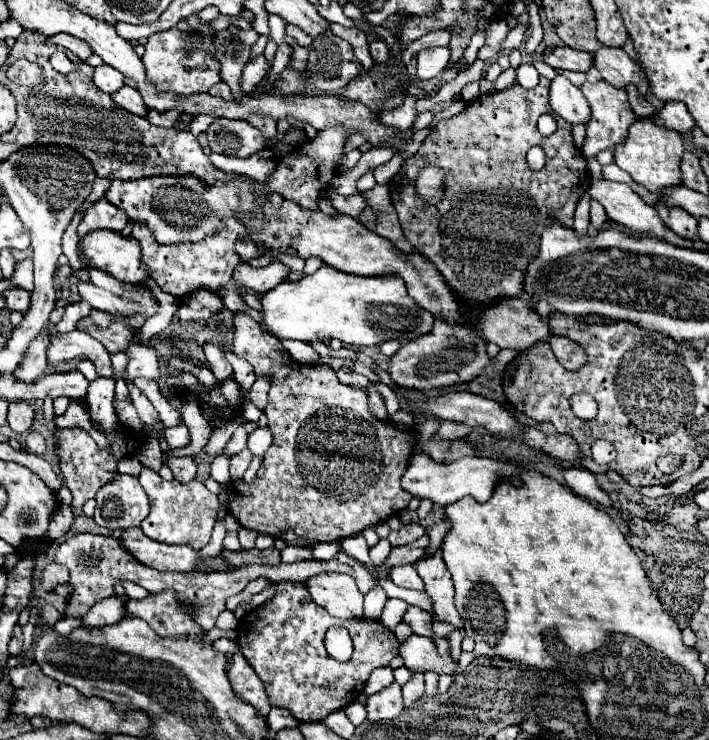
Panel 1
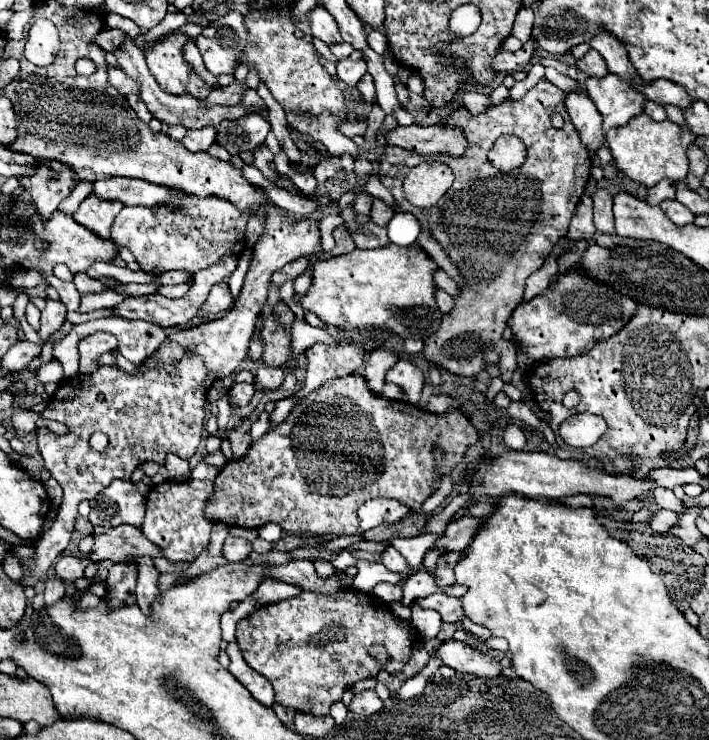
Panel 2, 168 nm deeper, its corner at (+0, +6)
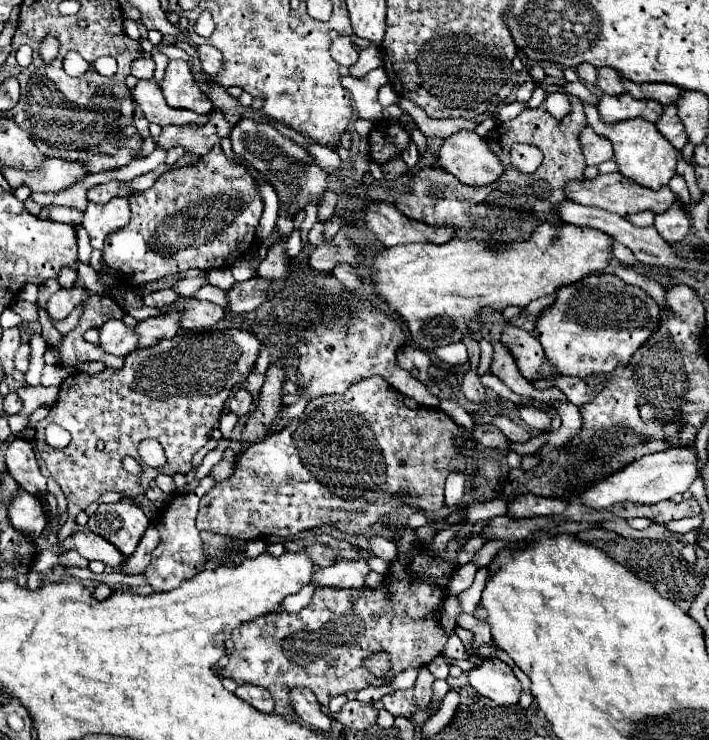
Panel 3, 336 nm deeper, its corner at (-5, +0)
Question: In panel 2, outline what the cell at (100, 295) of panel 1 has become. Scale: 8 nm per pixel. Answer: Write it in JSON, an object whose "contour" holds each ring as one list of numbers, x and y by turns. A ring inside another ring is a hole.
{"contour":[[226,255,213,265,213,269,199,271,199,279,195,279,195,283,191,285,191,291,185,297,181,297,181,299,169,299,169,297,163,297,159,293,155,293,155,295,141,295,141,297,127,297,115,311,117,311,119,317,125,317,125,319,145,319,145,321,151,321,151,323,161,325,161,327,185,325,185,323,189,323,197,315,197,311,201,309,203,301,207,299,207,293,211,291,211,287,215,283,223,281,227,275,231,275,231,271,237,267,237,261,237,256]]}

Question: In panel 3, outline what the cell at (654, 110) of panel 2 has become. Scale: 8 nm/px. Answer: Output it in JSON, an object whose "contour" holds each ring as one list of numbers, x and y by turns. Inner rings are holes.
{"contour":[[664,105,662,107,662,115,660,115,660,119,656,121,656,127,660,129,660,133,668,139,668,141,672,141,672,145,676,147,676,149,682,149,684,147,684,143,686,143,686,131,684,131,684,125,682,125,682,121,678,119,678,115,676,115,676,107,674,105]]}

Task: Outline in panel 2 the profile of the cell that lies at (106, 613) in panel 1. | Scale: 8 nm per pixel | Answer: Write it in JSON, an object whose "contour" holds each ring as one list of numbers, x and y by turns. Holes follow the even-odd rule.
{"contour":[[133,561,115,563,109,569,107,577,107,595,111,597,113,607,123,607,135,603,135,583,137,583,137,565]]}

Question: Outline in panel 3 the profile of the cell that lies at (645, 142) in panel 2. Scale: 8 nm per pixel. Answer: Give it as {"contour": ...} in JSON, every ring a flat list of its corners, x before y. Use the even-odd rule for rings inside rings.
{"contour":[[584,103,584,111,586,111,586,117,588,117,588,125,592,125,598,135,604,135,606,139,612,141,618,171,626,179,632,179,638,185,644,185,644,187,654,189,654,191,668,185,668,181,676,173,678,151,672,147,672,143,664,135,660,135,660,131,656,129,654,123,650,123,642,117,636,117,632,121,620,121,620,123,614,123,614,125,604,125,598,119,598,111,596,111,594,105]]}

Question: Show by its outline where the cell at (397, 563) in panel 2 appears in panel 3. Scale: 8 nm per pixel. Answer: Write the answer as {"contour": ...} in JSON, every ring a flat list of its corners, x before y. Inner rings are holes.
{"contour":[[372,537,372,541,370,541,370,551,372,551,376,557,384,559,388,565,392,565,392,563,396,561,396,557,398,557,396,545,394,545,392,541,384,539,384,537]]}

